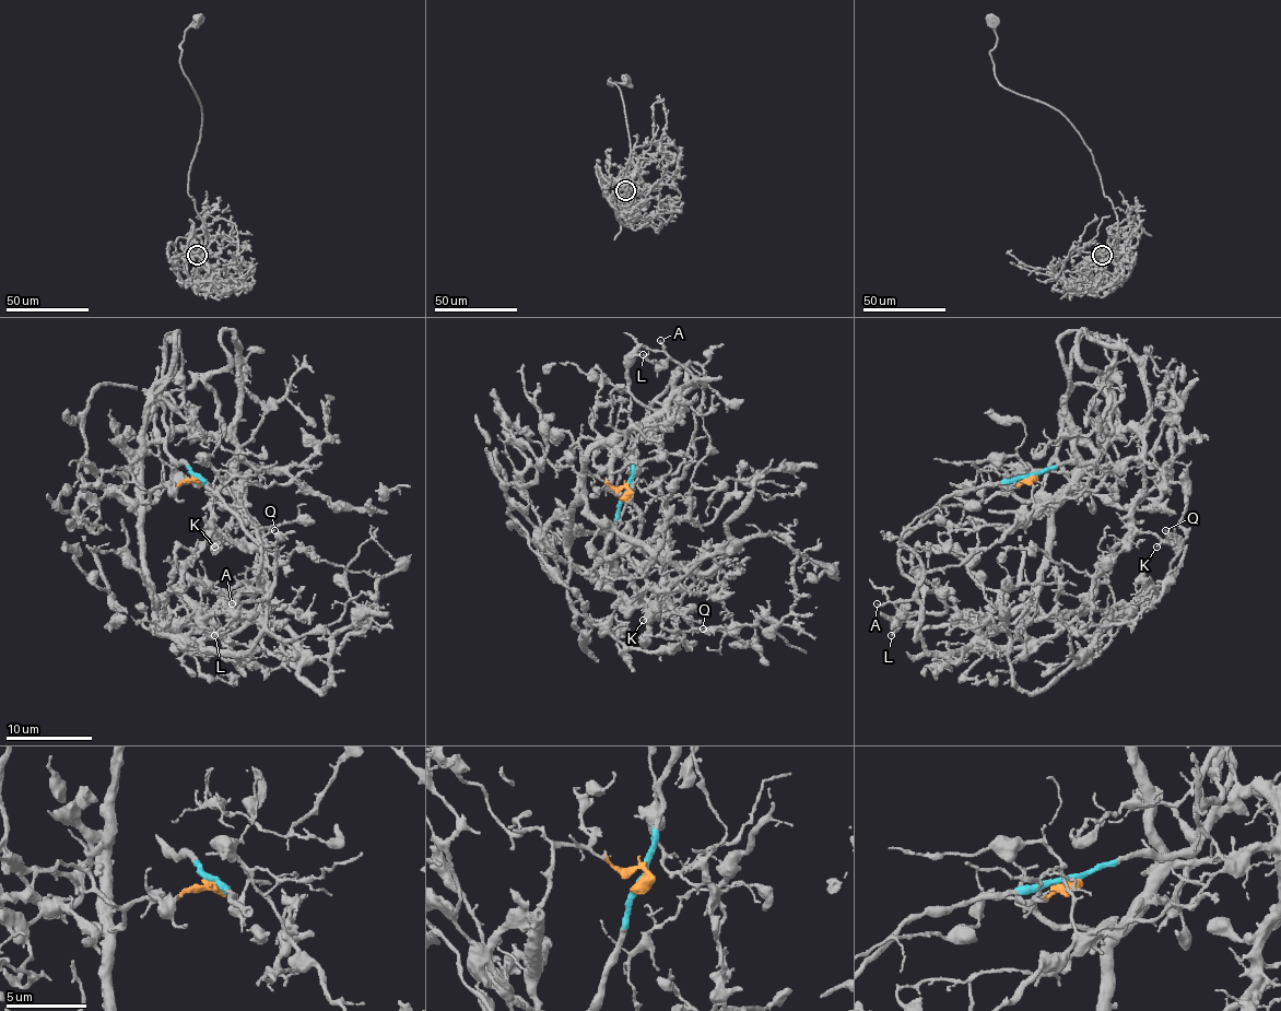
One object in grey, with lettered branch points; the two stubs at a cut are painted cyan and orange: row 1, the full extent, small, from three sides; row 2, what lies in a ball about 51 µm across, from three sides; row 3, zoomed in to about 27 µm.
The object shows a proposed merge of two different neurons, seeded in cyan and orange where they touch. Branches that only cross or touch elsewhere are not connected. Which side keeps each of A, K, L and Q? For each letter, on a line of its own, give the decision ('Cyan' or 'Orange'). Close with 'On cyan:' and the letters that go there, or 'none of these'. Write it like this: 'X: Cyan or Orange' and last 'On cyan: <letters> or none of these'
A: Cyan
K: Orange
L: Cyan
Q: Orange
On cyan: A, L

